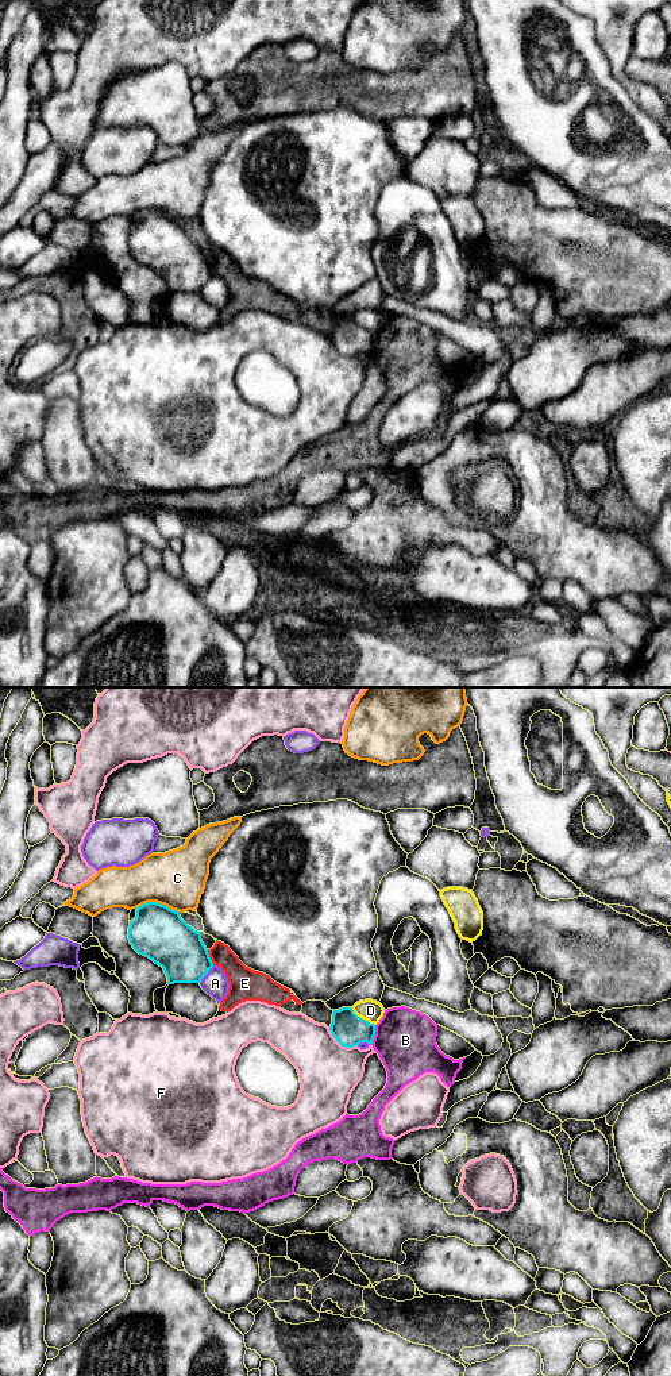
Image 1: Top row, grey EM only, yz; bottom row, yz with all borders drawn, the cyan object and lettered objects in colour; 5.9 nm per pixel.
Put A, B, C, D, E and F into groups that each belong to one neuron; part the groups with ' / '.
A / B / C / D / E / F

